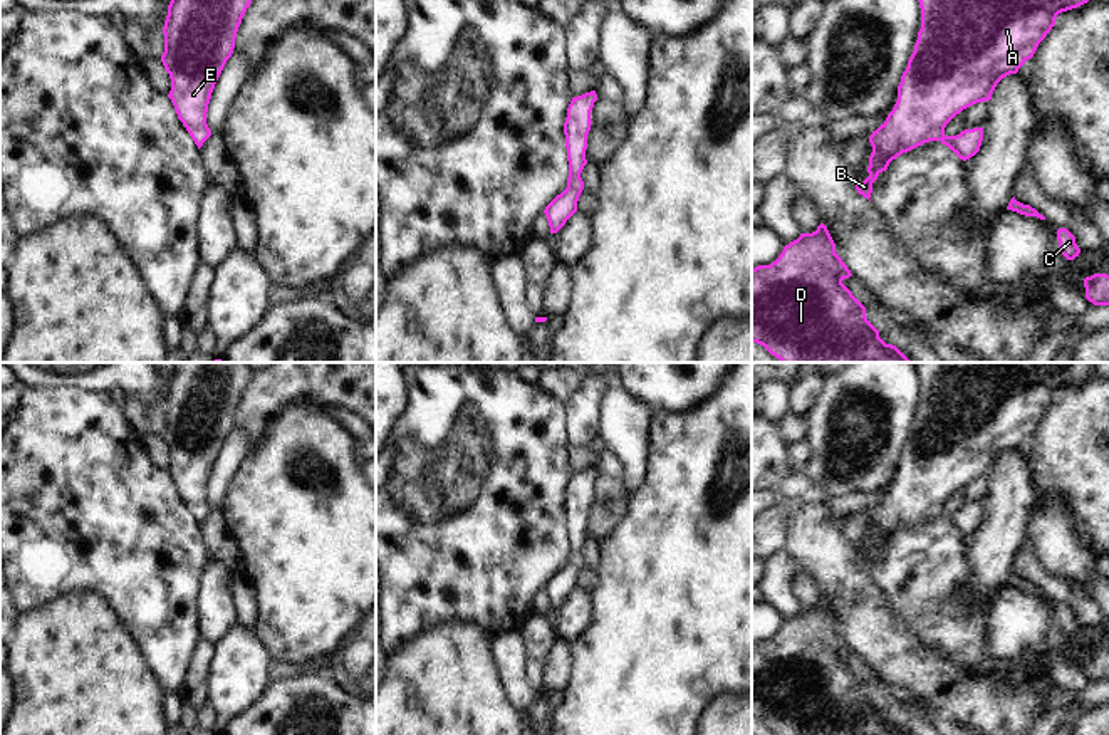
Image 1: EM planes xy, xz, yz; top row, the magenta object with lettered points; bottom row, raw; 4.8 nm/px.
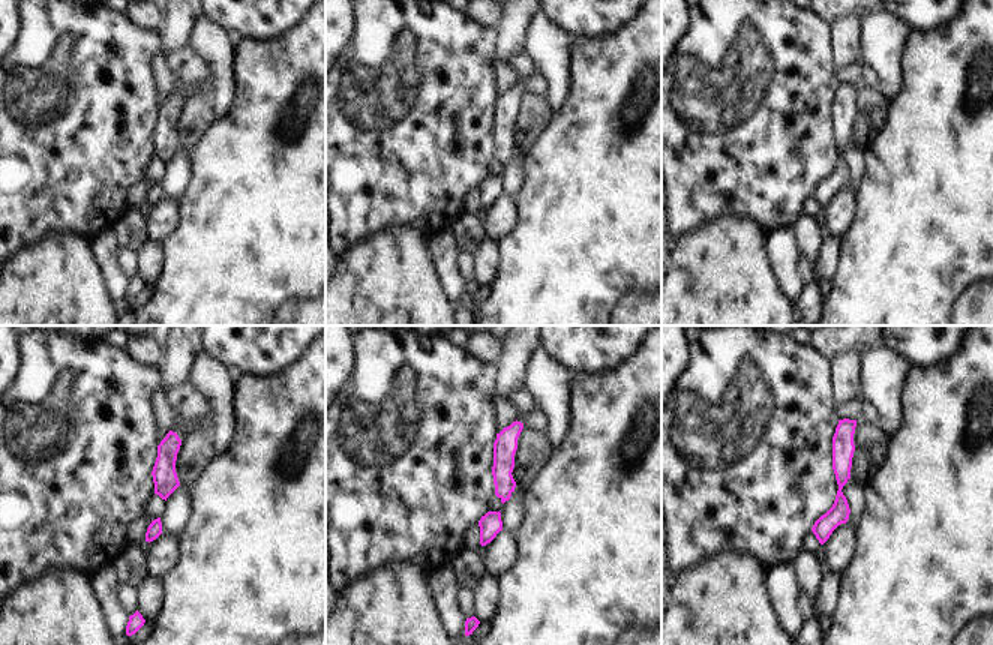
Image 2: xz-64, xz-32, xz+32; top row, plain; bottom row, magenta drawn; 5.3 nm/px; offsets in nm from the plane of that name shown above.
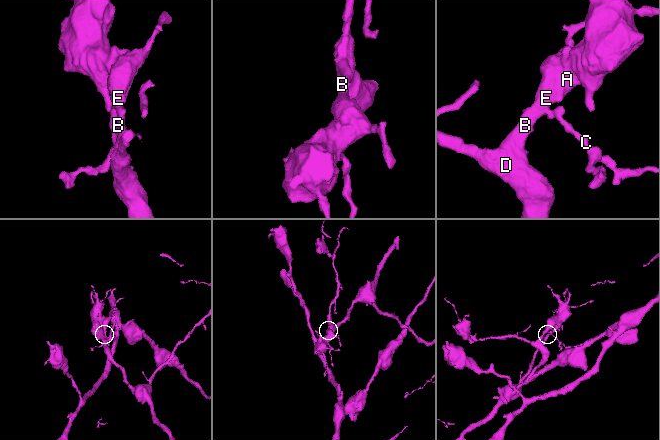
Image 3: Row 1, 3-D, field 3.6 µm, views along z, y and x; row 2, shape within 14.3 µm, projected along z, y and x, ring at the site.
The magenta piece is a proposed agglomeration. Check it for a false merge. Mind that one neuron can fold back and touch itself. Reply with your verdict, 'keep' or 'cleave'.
keep

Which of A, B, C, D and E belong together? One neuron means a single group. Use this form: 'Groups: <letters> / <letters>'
Groups: A B C D E

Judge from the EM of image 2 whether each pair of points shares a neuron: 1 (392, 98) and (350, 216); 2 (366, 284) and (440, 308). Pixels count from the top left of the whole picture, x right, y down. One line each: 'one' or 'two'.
1: one
2: one

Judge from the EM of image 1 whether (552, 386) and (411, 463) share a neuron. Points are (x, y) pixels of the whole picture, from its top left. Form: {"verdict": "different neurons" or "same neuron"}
{"verdict": "different neurons"}

